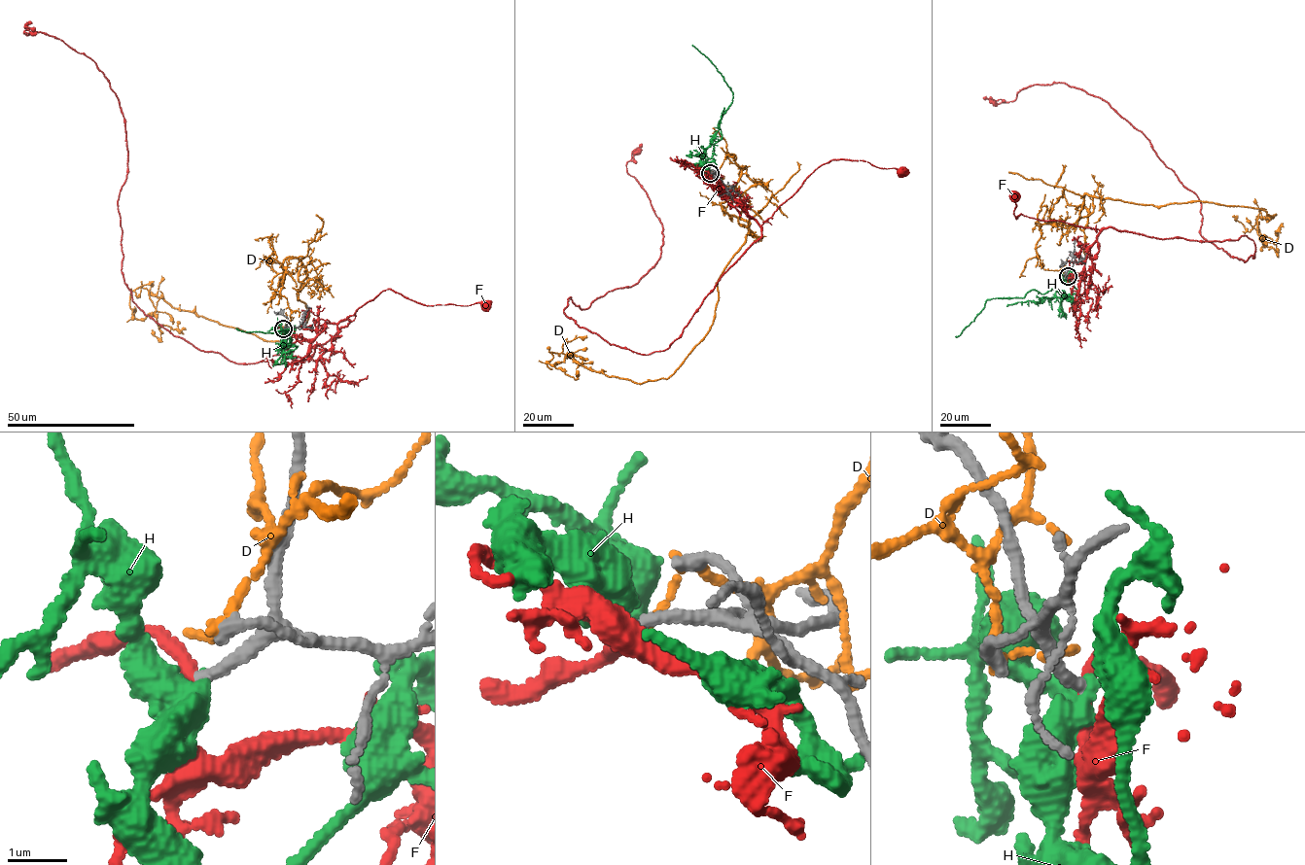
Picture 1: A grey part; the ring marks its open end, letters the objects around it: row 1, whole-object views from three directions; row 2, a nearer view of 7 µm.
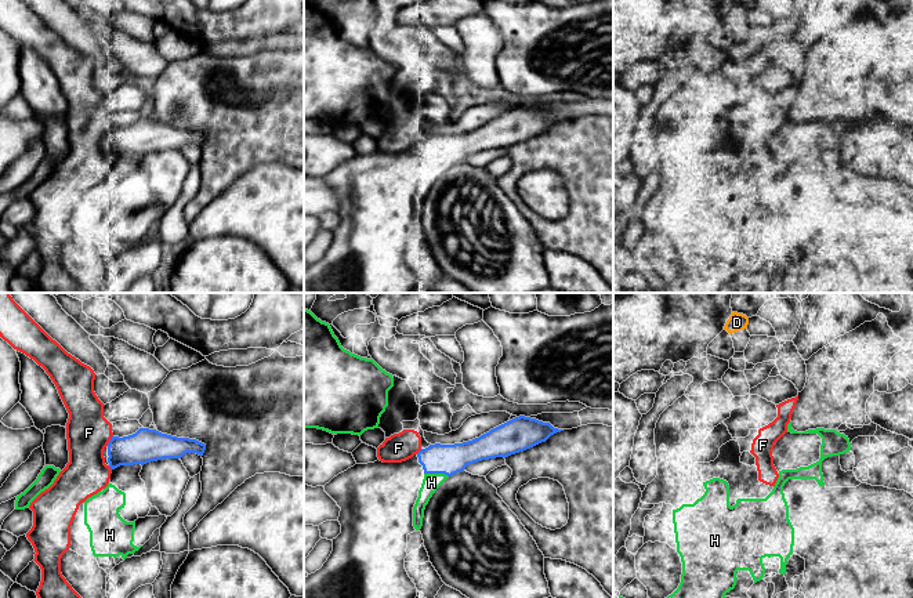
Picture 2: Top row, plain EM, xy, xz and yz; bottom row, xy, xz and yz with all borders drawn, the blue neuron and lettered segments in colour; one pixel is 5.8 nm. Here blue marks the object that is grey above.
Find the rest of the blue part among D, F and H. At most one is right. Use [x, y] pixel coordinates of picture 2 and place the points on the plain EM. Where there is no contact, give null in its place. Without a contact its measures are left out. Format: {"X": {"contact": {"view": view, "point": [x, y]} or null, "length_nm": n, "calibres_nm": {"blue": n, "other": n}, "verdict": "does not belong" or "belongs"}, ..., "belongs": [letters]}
{"D": {"contact": null, "verdict": "does not belong"}, "F": {"contact": {"view": "xy", "point": [109, 131]}, "length_nm": 70, "calibres_nm": {"blue": 190, "other": 260}, "verdict": "does not belong"}, "H": {"contact": {"view": "xz", "point": [437, 163]}, "length_nm": 150, "calibres_nm": {"blue": 180, "other": 100}, "verdict": "does not belong"}, "belongs": []}

